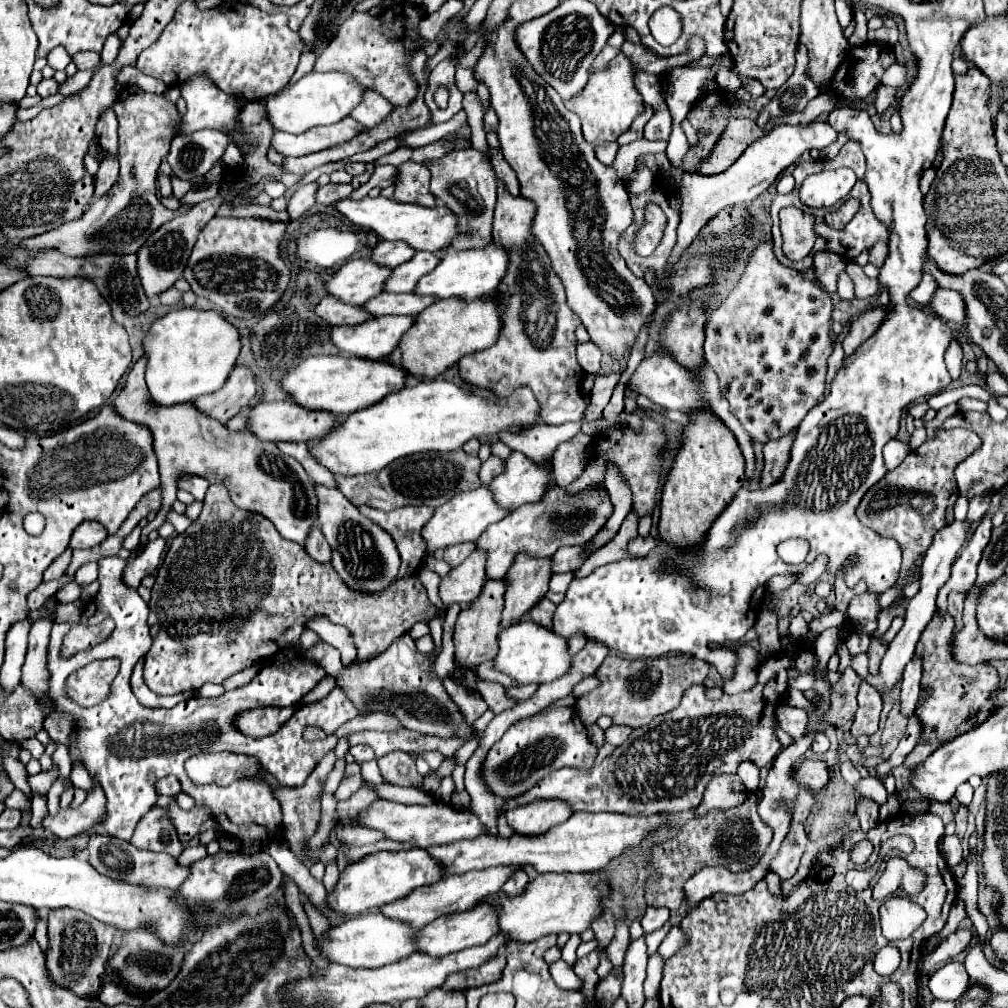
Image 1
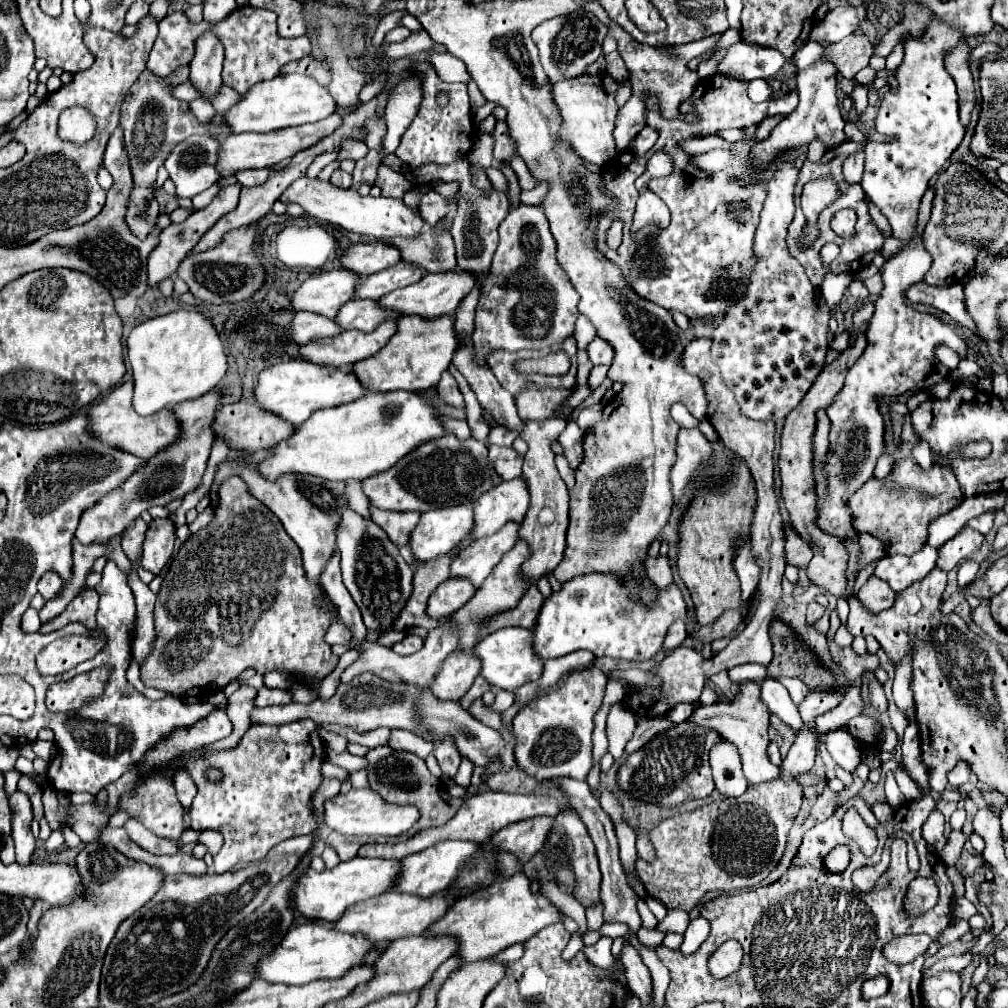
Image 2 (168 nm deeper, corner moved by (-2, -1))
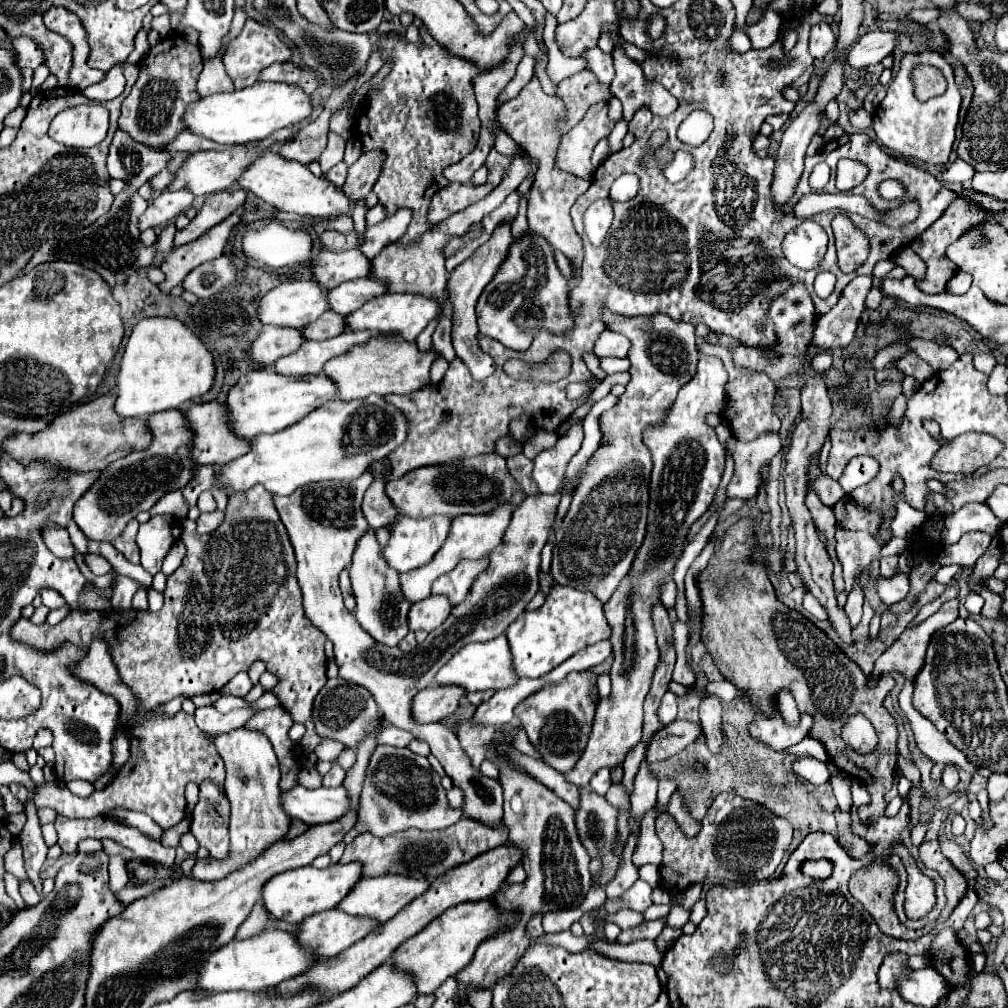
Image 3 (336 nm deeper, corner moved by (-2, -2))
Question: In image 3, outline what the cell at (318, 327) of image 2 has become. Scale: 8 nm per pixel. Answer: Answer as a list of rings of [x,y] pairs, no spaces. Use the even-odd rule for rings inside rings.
[[[263,327],[251,345],[251,355],[263,367],[271,367],[279,357],[293,353],[303,343],[305,341],[299,337],[299,329]]]

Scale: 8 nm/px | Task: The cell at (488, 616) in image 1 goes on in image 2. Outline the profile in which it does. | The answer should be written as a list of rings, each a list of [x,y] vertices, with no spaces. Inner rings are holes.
[[[455,652],[455,656],[443,664],[443,672],[435,676],[429,690],[437,700],[459,700],[471,688],[477,674],[479,660],[471,660],[469,652]]]

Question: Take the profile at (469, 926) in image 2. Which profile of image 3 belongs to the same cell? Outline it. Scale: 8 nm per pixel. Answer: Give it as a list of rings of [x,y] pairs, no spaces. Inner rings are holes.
[[[493,899],[459,903],[447,909],[435,921],[431,921],[431,925],[427,925],[419,935],[399,945],[399,949],[395,951],[395,965],[399,965],[401,969],[409,971],[415,977],[415,985],[419,993],[429,995],[443,981],[457,975],[471,963],[471,957],[475,955],[477,945],[481,945],[483,941],[507,929],[513,929],[519,923],[519,917],[521,917],[521,911],[499,909],[499,905],[495,905]]]

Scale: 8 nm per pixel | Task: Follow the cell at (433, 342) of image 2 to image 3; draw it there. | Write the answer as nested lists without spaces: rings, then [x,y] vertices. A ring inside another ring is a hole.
[[[375,333],[369,339],[369,343],[355,345],[345,355],[331,359],[325,365],[325,375],[337,383],[339,399],[343,399],[343,401],[363,399],[371,393],[383,395],[383,397],[389,393],[407,395],[407,393],[419,391],[421,387],[431,383],[431,365],[437,357],[439,357],[439,353],[435,349],[419,351],[417,343],[403,341],[403,337],[399,337],[399,341],[395,341],[395,337],[379,337]]]

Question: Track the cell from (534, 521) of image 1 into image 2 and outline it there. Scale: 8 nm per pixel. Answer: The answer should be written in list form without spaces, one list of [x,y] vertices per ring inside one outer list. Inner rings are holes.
[[[505,524],[495,536],[487,536],[483,540],[477,540],[467,548],[467,552],[461,552],[451,562],[451,574],[449,578],[465,578],[469,580],[477,590],[481,588],[483,580],[489,576],[491,568],[499,564],[503,552],[511,550],[517,540],[517,528],[519,524]]]

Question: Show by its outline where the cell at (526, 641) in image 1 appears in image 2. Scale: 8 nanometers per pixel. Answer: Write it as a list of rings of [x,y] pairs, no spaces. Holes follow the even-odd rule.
[[[501,628],[493,634],[487,634],[471,652],[481,660],[481,676],[495,688],[515,690],[531,680],[537,680],[543,672],[543,662],[535,660],[535,652],[531,652],[531,634],[525,628]]]

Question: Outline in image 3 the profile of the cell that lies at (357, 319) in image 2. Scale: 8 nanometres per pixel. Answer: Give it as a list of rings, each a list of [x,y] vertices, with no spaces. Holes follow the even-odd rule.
[[[325,311],[317,321],[313,321],[311,325],[303,327],[303,337],[305,339],[313,339],[313,341],[325,341],[331,339],[339,333],[343,333],[343,321],[347,321],[347,315],[339,317],[339,313],[331,313]]]

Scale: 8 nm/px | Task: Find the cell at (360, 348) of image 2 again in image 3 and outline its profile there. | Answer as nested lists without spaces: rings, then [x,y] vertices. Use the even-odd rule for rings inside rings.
[[[345,331],[333,339],[327,341],[305,341],[301,349],[287,357],[279,357],[275,361],[275,371],[283,375],[319,375],[323,373],[323,365],[331,357],[339,357],[339,353],[347,353],[347,349],[353,349],[355,345],[363,345],[363,341],[369,341],[371,333],[359,331],[351,333]]]

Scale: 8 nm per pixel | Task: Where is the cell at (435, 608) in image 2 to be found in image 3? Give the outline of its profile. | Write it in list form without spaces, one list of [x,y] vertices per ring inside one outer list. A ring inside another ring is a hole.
[[[431,595],[411,607],[409,617],[407,617],[409,629],[411,631],[417,631],[417,629],[433,631],[449,617],[451,609],[453,609],[453,605],[451,605],[451,601],[447,601],[447,597]]]

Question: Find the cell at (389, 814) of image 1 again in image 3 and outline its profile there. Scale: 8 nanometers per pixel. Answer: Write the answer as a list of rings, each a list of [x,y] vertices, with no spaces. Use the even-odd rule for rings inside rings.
[[[297,785],[281,795],[281,803],[289,817],[301,819],[307,825],[339,821],[339,817],[353,811],[351,797],[345,787],[307,789]]]

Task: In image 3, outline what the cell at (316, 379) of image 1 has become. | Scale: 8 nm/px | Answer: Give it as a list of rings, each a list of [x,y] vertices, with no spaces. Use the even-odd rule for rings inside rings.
[[[255,369],[245,373],[237,385],[229,391],[227,407],[231,429],[239,437],[257,437],[259,433],[277,433],[295,425],[295,421],[303,419],[311,409],[337,399],[339,389],[327,375],[311,375],[311,377],[283,377],[273,369]]]

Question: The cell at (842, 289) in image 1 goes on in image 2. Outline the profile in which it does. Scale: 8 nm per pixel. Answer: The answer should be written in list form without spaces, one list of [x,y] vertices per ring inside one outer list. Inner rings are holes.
[[[851,282],[851,286],[849,286],[849,292],[851,292],[851,296],[853,298],[857,298],[857,300],[861,300],[861,302],[867,302],[869,298],[871,298],[871,294],[869,294],[869,290],[865,288],[865,284],[863,282]]]

